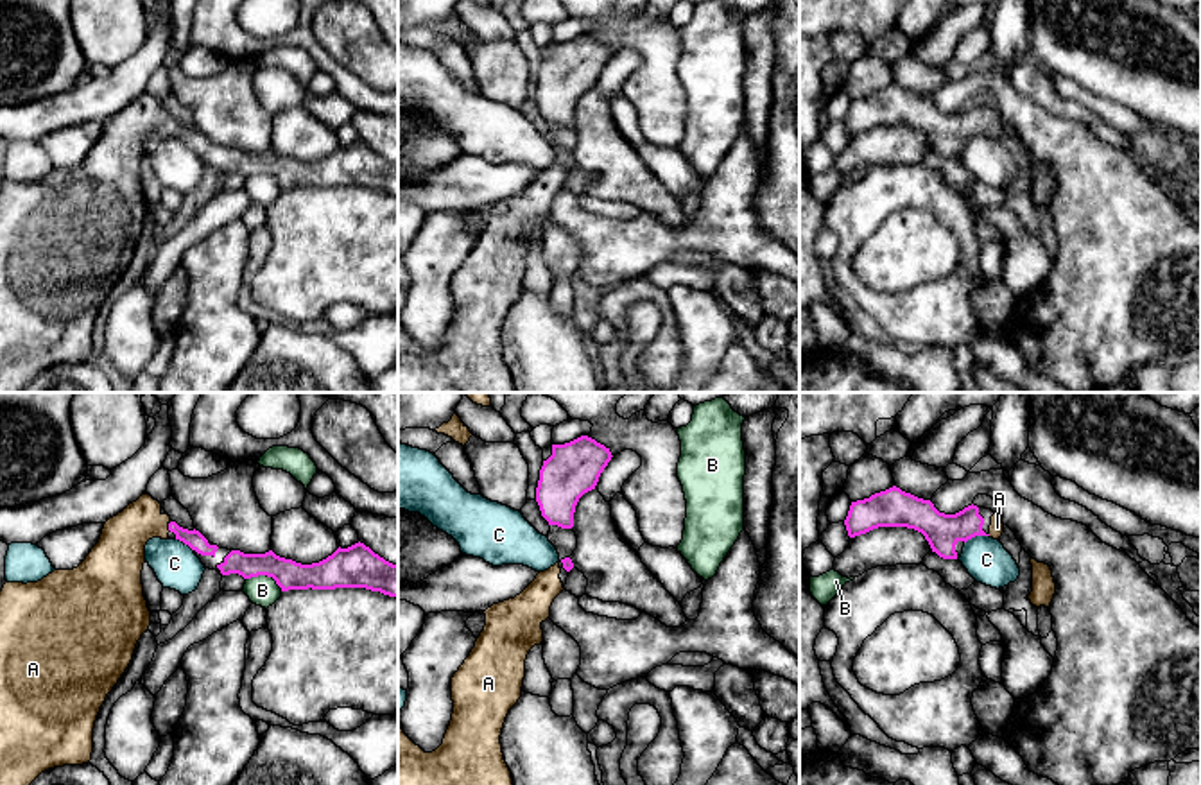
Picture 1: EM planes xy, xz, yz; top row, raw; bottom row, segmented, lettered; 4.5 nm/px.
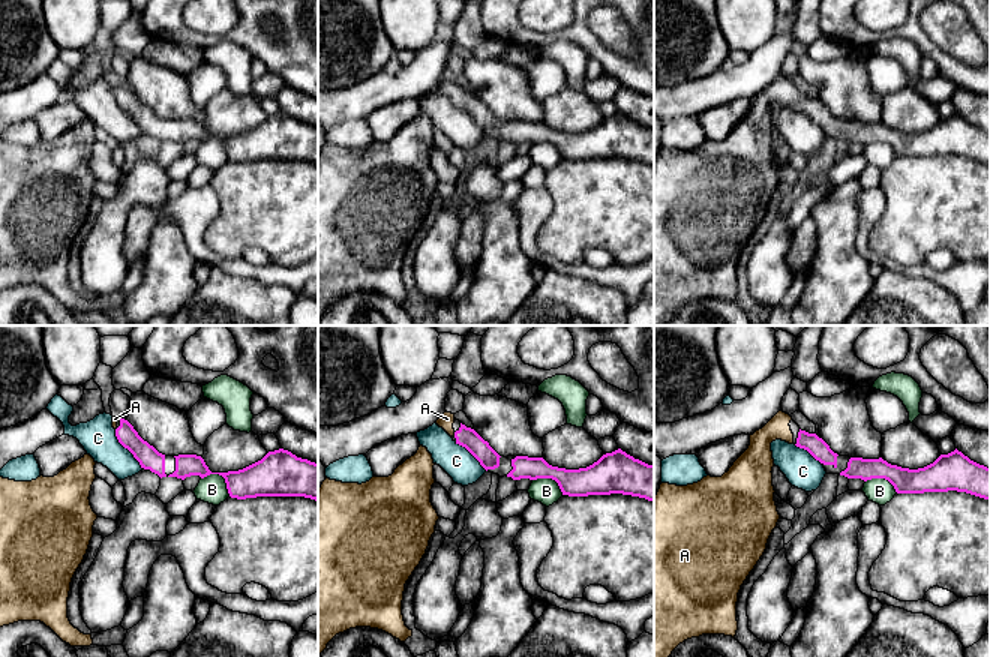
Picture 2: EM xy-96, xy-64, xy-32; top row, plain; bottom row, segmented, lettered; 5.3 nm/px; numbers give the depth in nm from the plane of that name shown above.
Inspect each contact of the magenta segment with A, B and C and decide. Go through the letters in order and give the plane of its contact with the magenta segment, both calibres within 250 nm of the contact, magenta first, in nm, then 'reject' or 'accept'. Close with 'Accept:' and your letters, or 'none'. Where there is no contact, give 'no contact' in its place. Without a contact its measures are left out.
A: xy | 80/220 nm | accept
B: xy | 130/140 nm | reject
C: yz | 160/200 nm | reject
Accept: A

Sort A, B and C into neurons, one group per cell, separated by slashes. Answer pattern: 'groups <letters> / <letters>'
groups A / B / C

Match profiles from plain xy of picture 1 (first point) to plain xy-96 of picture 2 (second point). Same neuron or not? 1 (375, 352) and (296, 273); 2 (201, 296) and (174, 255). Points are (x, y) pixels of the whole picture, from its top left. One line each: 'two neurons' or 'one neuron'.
1: one neuron
2: one neuron

